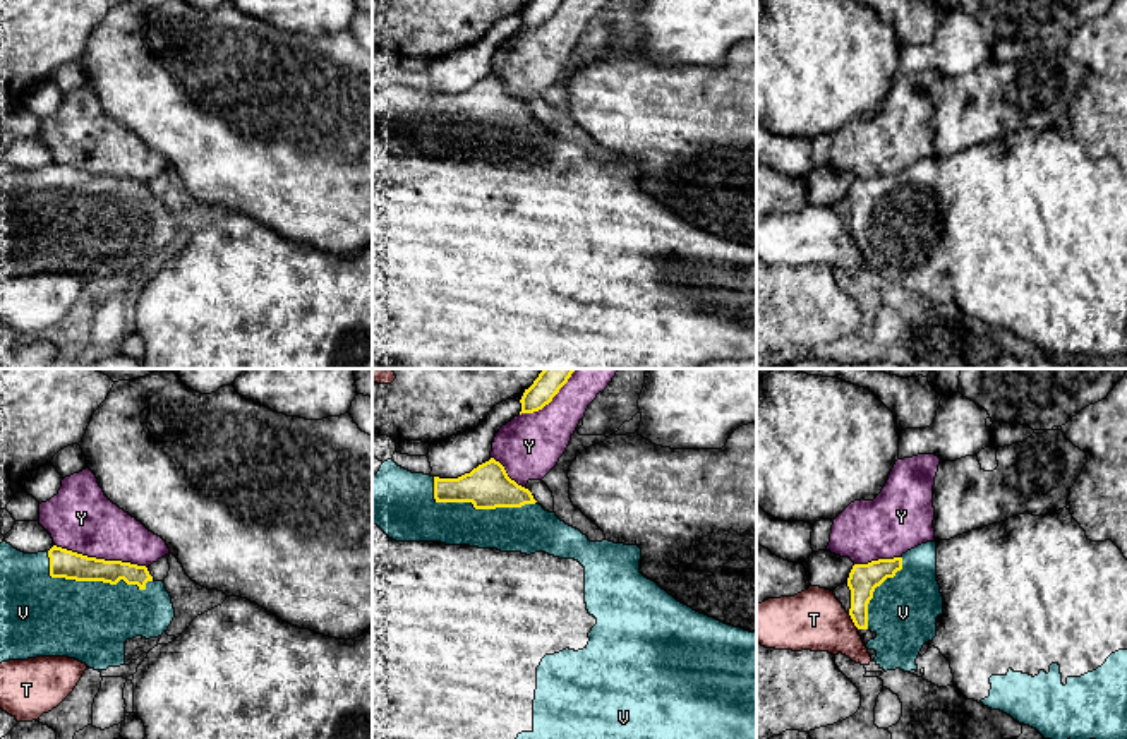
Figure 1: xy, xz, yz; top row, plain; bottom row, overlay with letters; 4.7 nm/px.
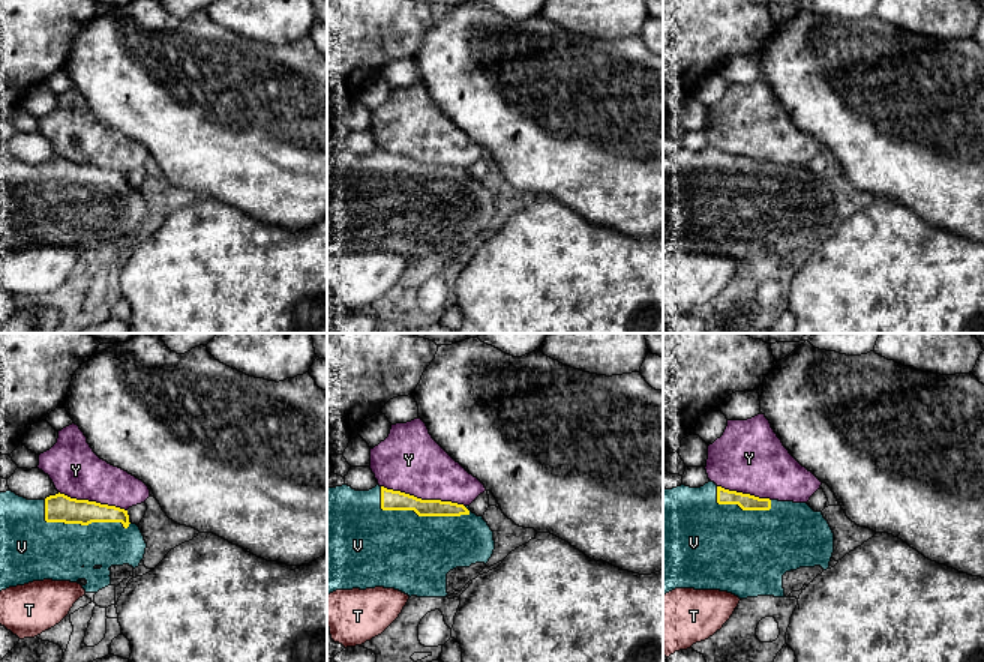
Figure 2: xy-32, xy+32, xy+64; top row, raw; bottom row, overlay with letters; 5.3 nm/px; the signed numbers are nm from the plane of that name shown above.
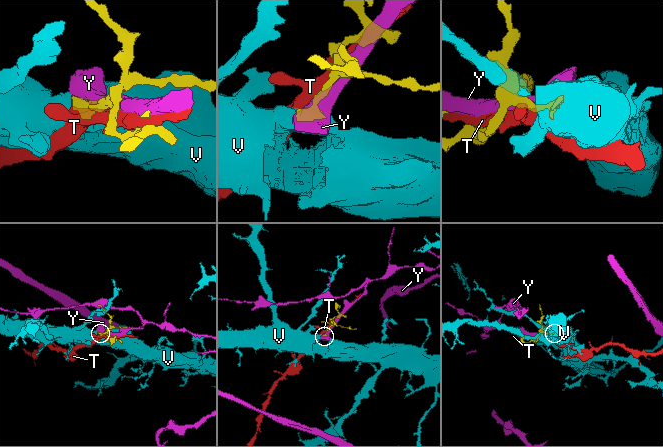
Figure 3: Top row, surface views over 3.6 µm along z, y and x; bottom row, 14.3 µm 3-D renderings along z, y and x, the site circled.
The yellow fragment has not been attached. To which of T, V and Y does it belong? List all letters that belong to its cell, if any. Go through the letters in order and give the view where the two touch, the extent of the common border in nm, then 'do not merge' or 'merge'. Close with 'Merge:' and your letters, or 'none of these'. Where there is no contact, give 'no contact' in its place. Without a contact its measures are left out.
T: contact in yz; length 90 nm; do not merge
V: contact in xy; length 500 nm; merge
Y: contact in xy; length 440 nm; do not merge
Merge: V

